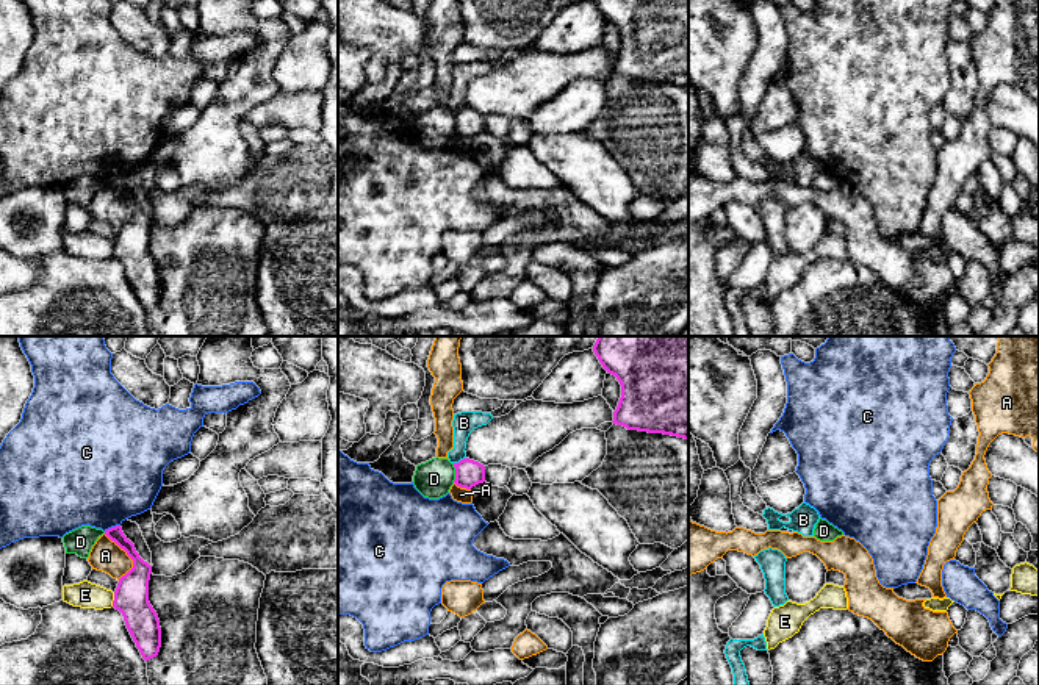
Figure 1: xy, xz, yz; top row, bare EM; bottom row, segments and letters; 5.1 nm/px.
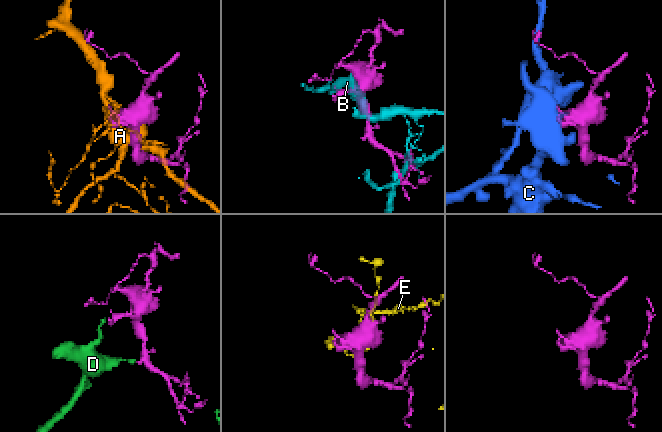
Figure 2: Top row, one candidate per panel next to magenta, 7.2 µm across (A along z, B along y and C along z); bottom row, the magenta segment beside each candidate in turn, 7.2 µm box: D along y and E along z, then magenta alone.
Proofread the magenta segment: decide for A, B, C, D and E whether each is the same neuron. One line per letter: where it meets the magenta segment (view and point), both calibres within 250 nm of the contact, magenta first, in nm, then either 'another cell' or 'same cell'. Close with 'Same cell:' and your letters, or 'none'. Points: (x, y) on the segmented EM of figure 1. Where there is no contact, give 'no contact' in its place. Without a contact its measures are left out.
A: xy (127, 554) | 180/160 nm | another cell
B: xz (460, 460) | 140/120 nm | another cell
C: xy (111, 527) | 80/480 nm | another cell
D: xz (456, 473) | 140/190 nm | another cell
E: xy (115, 599) | 180/140 nm | another cell
Same cell: none

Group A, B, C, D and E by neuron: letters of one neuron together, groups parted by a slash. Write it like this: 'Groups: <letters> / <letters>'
Groups: A / B / C / D / E

